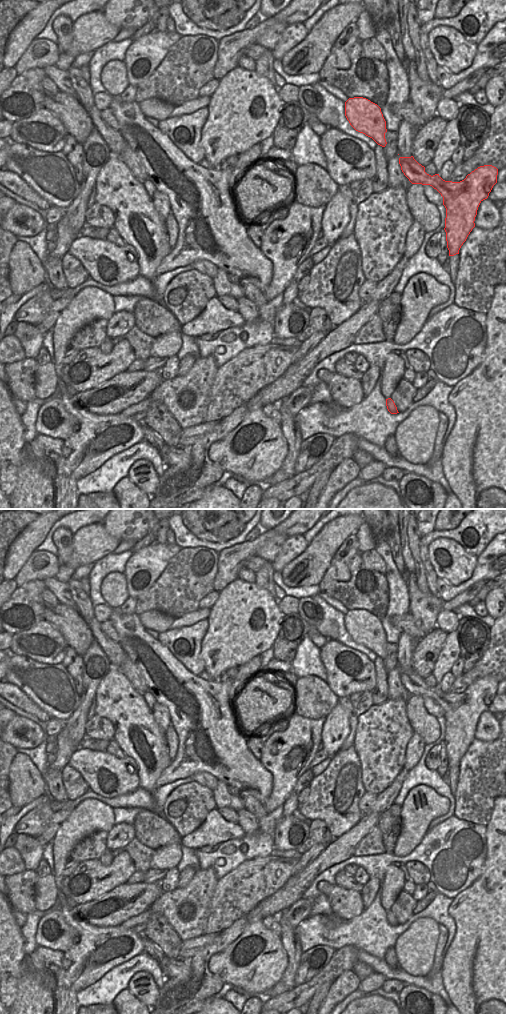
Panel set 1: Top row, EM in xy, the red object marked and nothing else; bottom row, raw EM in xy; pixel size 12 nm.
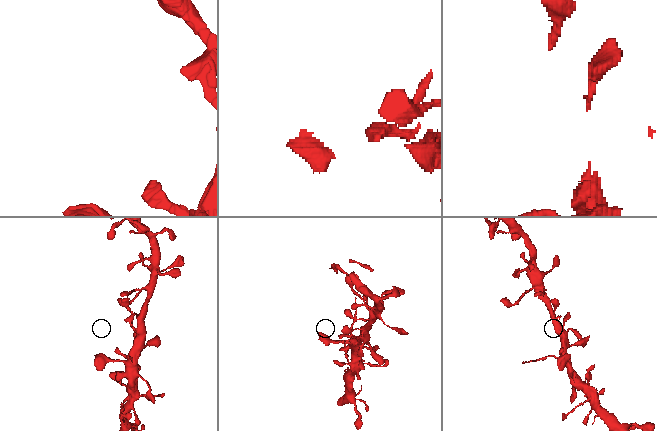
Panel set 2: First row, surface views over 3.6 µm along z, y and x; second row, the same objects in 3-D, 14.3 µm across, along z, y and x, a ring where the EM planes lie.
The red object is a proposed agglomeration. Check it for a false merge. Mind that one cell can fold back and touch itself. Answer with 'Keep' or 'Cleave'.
Cleave

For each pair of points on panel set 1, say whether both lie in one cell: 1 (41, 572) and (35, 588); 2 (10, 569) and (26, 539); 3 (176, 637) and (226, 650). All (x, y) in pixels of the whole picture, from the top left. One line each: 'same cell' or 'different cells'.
1: different cells
2: same cell
3: different cells

